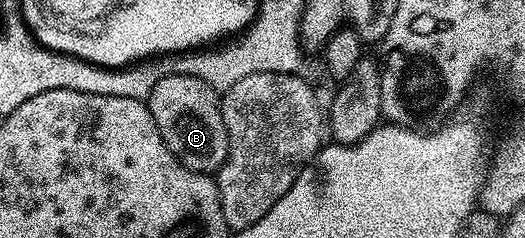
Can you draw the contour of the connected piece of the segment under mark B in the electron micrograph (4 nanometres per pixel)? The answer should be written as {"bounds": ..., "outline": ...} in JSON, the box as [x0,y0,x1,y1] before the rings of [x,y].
{"bounds":[147,70,228,174],"outline":[[[175,70],[151,90],[147,101],[153,121],[163,134],[163,142],[183,166],[196,172],[216,174],[228,156],[228,132],[221,113],[218,89],[212,88],[205,77],[192,76],[184,70]]]}

